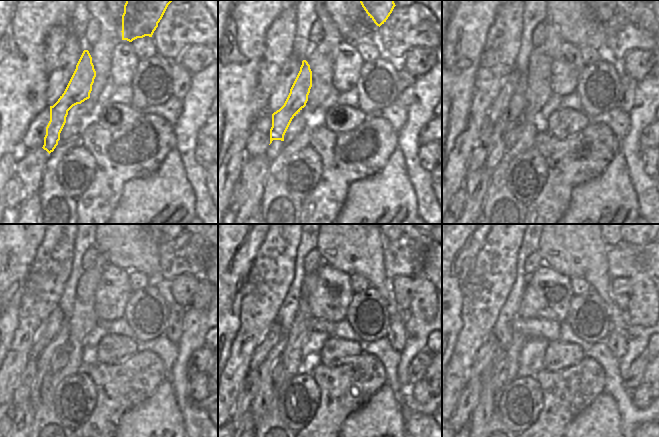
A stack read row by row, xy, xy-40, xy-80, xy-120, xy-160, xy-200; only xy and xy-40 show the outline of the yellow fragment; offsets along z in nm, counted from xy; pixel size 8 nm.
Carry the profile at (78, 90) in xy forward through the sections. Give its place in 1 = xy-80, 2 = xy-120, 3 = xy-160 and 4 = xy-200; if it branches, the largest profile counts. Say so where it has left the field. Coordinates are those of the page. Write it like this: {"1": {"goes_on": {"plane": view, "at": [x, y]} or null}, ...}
{"1": {"goes_on": {"plane": "xy-80", "at": [515, 107]}}, "2": {"goes_on": {"plane": "xy-120", "at": [43, 378]}}, "3": {"goes_on": {"plane": "xy-160", "at": [263, 397]}}, "4": {"goes_on": {"plane": "xy-200", "at": [484, 412]}}}

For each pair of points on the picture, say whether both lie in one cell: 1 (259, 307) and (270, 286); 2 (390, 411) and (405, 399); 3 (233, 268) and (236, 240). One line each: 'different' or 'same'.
1: same
2: different
3: same

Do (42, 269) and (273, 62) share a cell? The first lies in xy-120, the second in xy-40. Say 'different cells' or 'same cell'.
same cell

